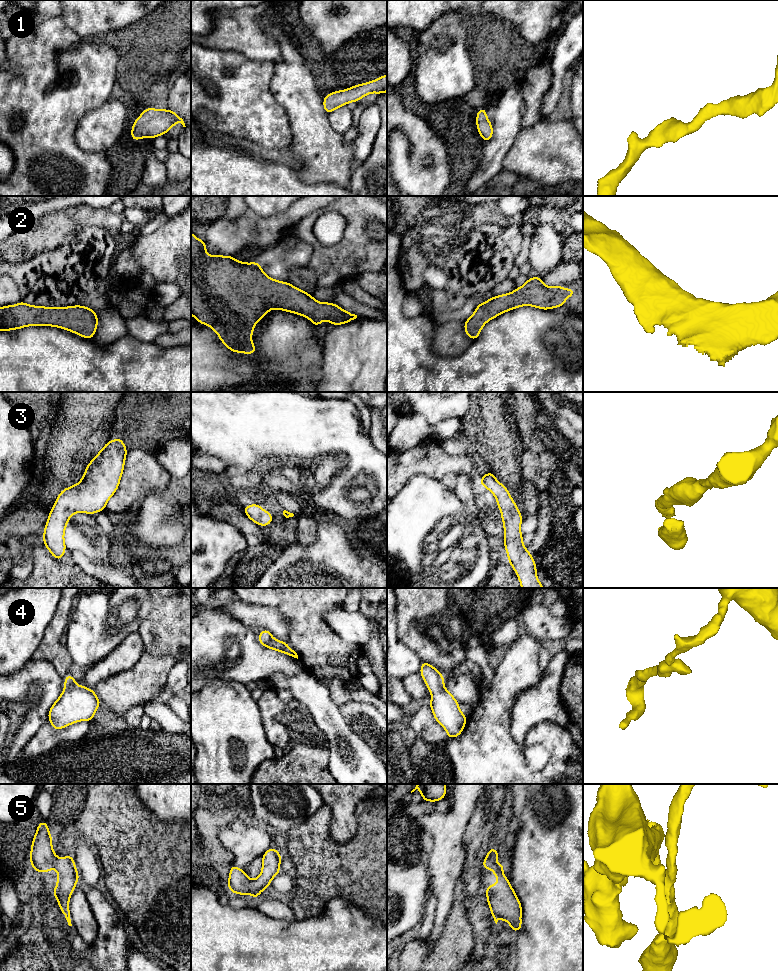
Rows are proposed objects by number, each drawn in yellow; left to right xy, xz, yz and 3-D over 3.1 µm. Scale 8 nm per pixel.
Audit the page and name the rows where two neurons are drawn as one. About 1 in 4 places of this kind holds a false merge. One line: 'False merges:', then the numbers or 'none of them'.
False merges: none of them

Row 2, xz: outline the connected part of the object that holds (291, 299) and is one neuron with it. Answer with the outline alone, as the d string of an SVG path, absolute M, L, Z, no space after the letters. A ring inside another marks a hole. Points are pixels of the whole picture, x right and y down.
M191 232L191 315L197 322L212 328L230 351L252 355L256 352L256 346L251 339L254 327L271 309L304 316L315 327L318 327L324 320L338 326L357 318L357 315L345 311L335 303L316 301L311 294L293 286L288 281L282 282L268 277L259 261L245 263L237 261L234 256L208 255L205 240L199 240Z

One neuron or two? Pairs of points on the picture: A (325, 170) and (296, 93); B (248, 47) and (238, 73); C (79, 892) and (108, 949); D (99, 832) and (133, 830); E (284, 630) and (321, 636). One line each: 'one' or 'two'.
A: one
B: two
C: two
D: one
E: two

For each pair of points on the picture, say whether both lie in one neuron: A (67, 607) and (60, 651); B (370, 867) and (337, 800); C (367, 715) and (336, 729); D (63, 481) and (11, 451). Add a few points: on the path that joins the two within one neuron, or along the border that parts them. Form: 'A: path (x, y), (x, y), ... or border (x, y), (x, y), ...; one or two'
A: path (61, 618), (56, 629), (56, 640); one
B: border (354, 810), (356, 833), (345, 842), (335, 842); two
C: border (338, 705), (338, 709), (346, 724), (364, 740); two
D: border (31, 439), (33, 461), (30, 480), (26, 486); two

